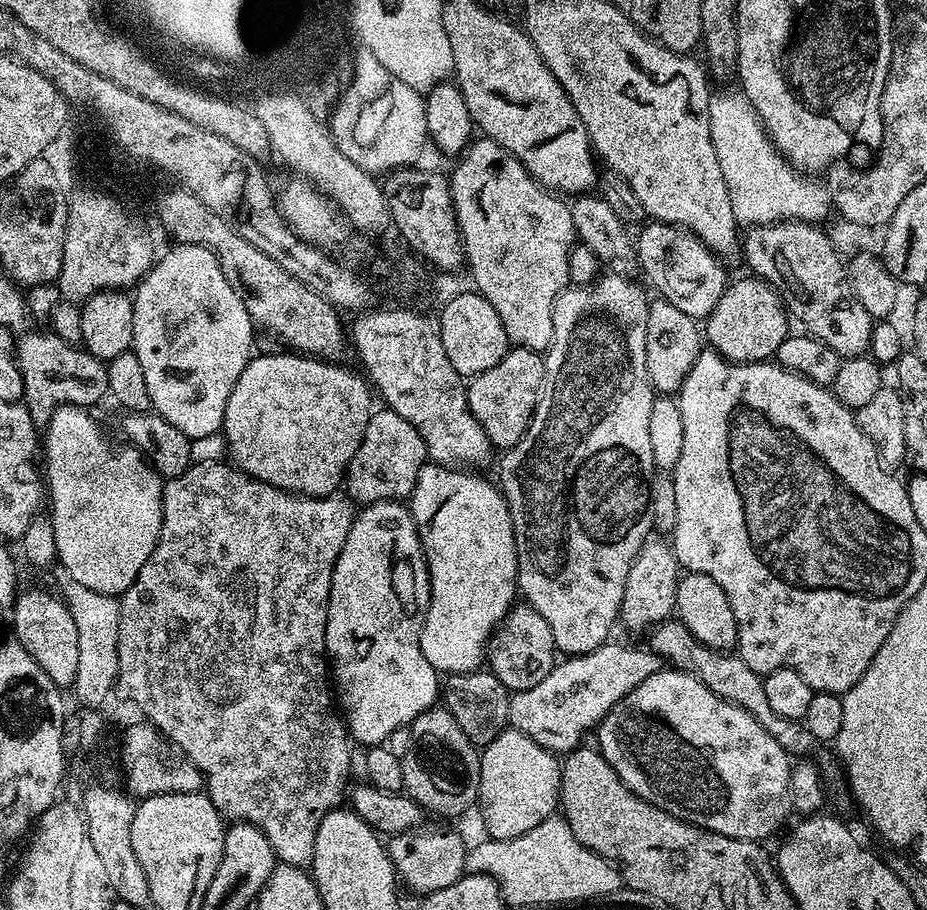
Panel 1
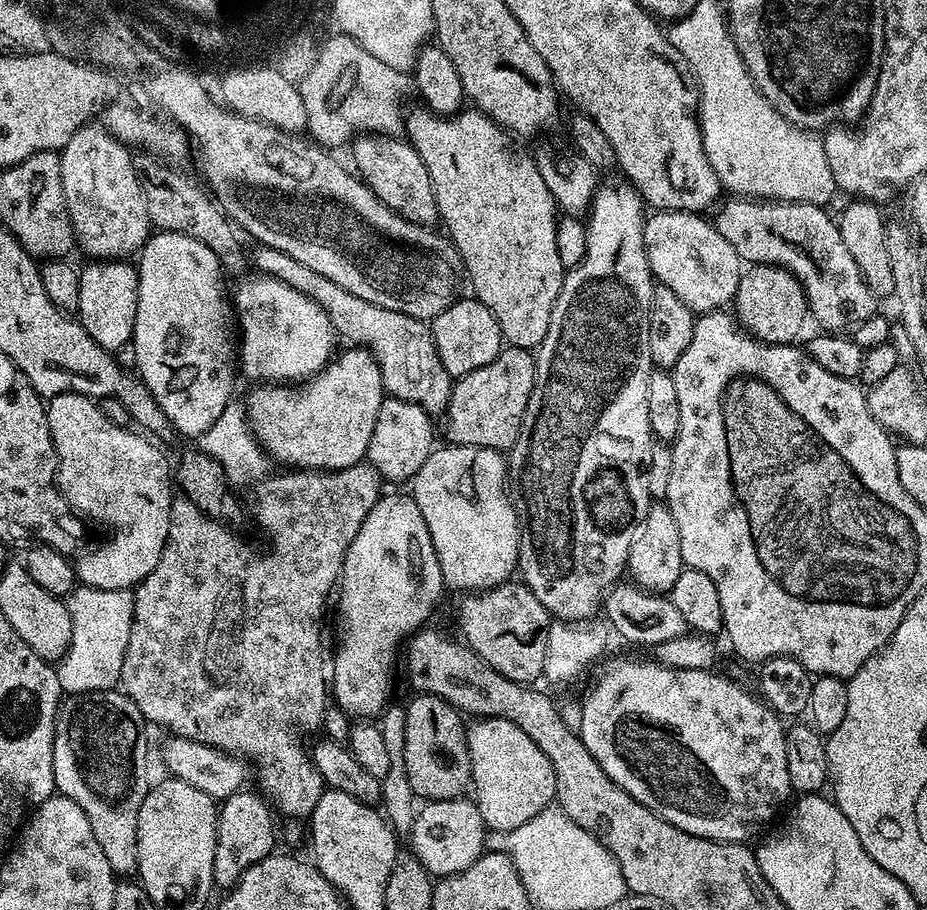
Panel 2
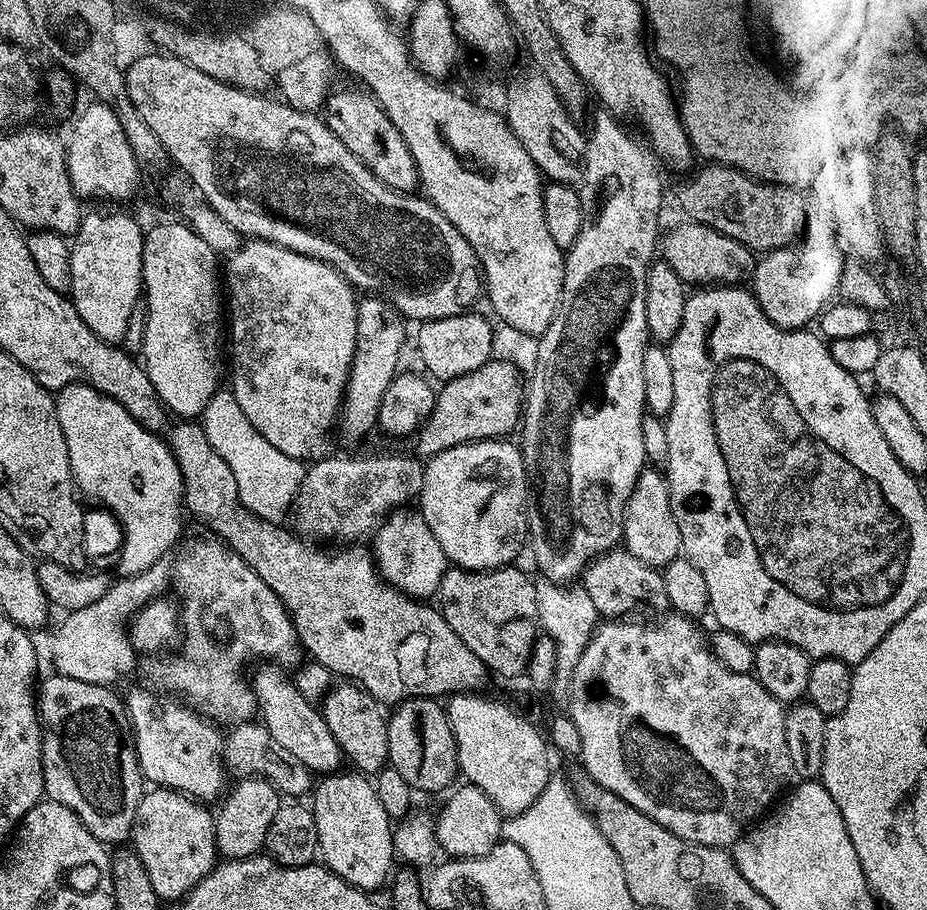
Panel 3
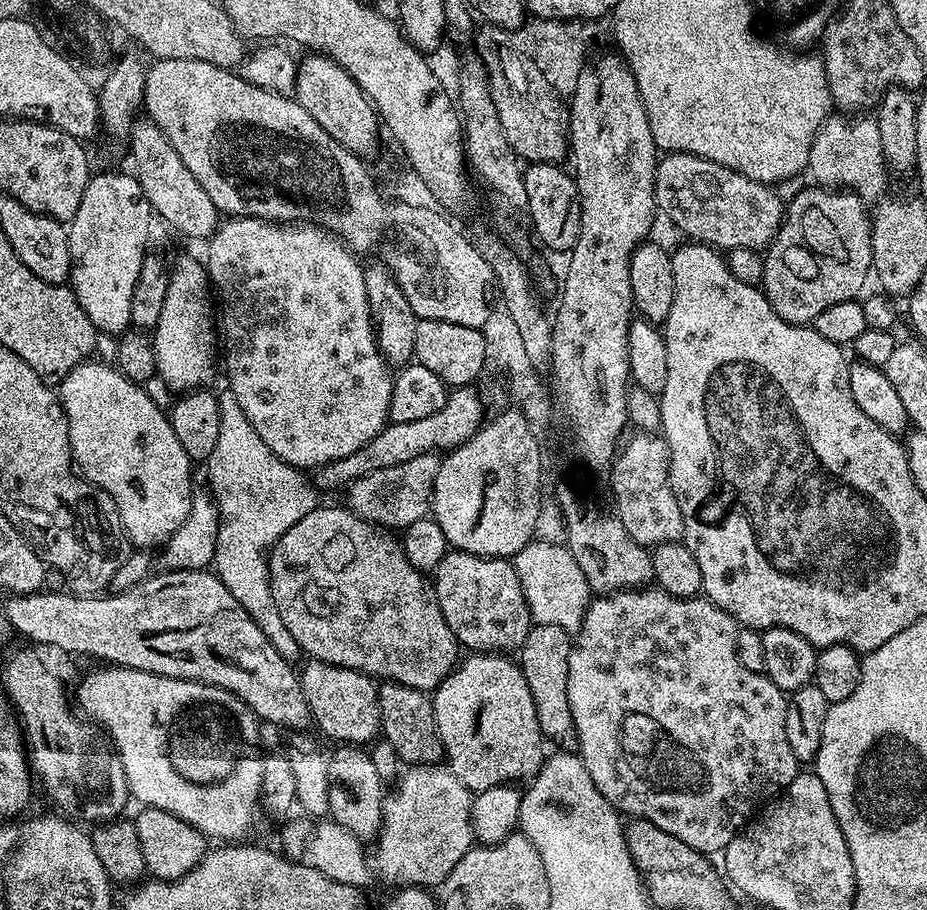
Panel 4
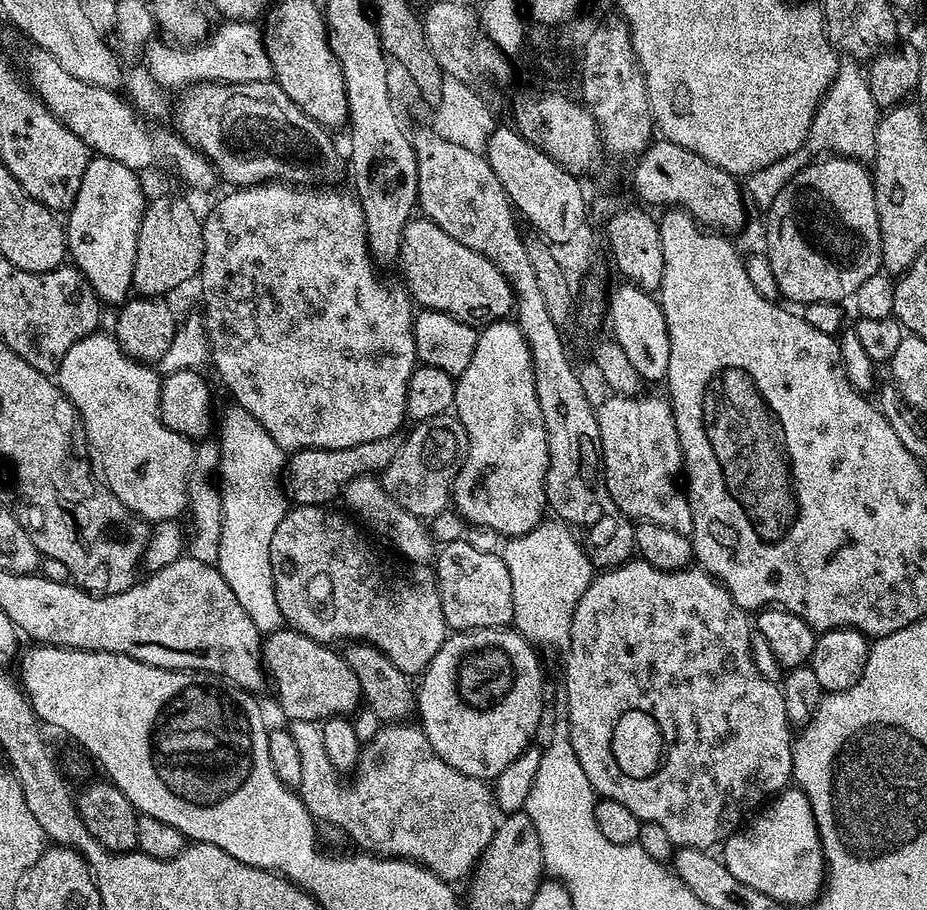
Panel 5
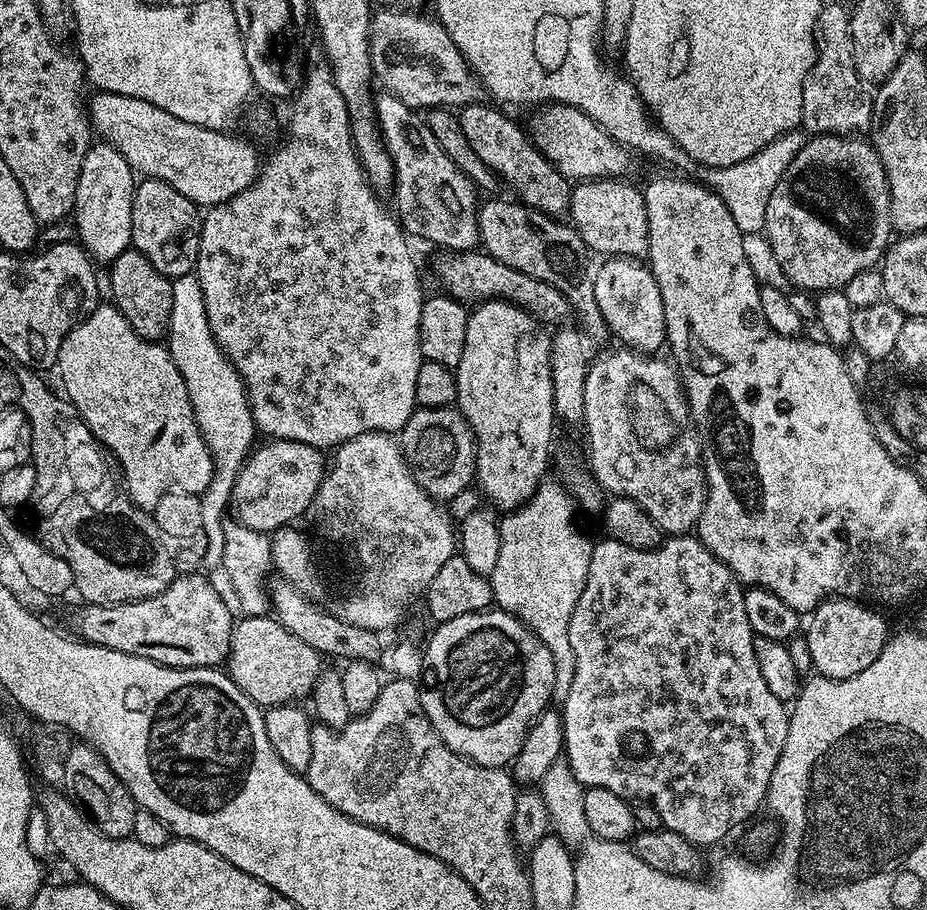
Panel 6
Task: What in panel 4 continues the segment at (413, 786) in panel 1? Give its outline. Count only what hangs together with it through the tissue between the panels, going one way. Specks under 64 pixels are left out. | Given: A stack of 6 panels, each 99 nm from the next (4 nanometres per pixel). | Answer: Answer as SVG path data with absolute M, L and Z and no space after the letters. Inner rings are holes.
M384 682L380 690L380 727L383 739L390 742L399 759L405 765L434 764L439 765L444 756L444 744L440 741L438 726L434 718L432 696L410 686L395 682Z

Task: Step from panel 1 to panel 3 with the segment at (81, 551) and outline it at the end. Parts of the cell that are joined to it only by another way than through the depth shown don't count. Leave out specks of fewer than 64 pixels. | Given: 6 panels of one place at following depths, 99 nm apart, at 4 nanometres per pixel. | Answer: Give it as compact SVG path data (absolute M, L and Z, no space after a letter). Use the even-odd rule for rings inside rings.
M67 384L55 393L56 413L66 438L66 450L70 458L70 470L75 487L80 488L97 505L103 506L117 517L124 541L118 553L119 575L124 578L137 576L142 570L150 570L154 562L165 559L168 551L180 536L180 519L186 516L183 478L178 462L163 435L151 432L133 418L114 398L102 394L89 384Z

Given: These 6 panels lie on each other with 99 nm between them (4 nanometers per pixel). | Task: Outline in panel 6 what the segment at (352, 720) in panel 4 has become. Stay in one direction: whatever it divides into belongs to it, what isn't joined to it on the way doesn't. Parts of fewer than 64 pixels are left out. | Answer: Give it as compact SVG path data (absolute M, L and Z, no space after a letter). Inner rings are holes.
M271 615L244 616L233 627L232 641L228 647L226 671L229 678L255 704L265 709L278 704L300 702L316 687L316 679L322 671L321 653L315 652L302 638L290 634Z

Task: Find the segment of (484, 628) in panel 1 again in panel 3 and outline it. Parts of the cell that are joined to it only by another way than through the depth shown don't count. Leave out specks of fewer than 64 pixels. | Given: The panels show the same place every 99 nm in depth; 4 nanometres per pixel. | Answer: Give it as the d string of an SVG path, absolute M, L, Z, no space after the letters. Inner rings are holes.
M511 439L475 440L442 450L436 456L427 457L424 464L424 485L418 497L418 512L424 516L427 526L438 538L445 557L457 568L473 572L486 572L513 563L520 551L525 551L530 540L530 477L524 465L524 453L519 443Z

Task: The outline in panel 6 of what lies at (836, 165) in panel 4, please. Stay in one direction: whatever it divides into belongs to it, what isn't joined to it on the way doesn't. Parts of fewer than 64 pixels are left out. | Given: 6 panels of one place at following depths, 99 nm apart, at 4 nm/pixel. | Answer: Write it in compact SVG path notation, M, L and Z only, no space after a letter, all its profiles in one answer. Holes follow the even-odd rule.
M832 4L821 7L816 15L816 61L802 90L803 131L818 136L851 136L864 134L872 126L873 97L854 70L854 50L850 42L848 12Z

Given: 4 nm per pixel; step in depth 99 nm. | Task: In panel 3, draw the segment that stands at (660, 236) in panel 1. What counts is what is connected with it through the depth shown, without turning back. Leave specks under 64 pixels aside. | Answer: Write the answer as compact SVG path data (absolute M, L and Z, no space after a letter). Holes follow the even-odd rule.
M684 222L684 225L674 229L665 240L663 237L660 252L663 261L670 265L680 280L690 286L737 285L743 281L743 277L751 277L756 261L755 253L746 245L695 222Z

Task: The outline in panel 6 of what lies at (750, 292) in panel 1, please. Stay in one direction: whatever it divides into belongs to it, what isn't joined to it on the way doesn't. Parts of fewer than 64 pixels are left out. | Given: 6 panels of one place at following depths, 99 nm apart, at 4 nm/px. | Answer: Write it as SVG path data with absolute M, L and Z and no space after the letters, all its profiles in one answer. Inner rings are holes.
M856 134L813 135L806 140L774 187L766 205L763 228L789 285L809 294L843 289L844 284L854 278L854 274L862 274L862 270L877 267L893 232L886 170L876 149L867 139Z

